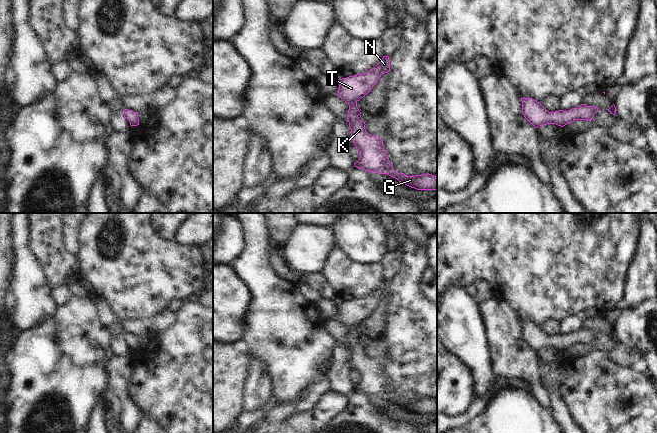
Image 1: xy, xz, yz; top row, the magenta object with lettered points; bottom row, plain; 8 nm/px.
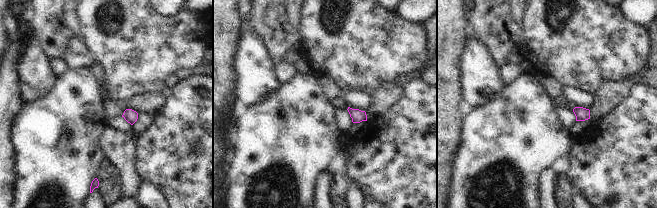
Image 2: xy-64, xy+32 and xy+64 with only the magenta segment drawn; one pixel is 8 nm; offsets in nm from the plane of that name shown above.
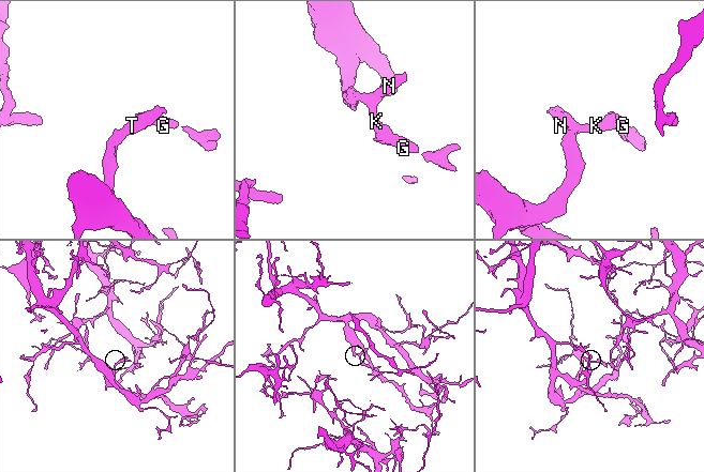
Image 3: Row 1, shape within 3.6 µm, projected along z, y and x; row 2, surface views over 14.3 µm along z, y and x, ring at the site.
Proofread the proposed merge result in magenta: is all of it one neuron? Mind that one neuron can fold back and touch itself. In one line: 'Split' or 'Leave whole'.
Leave whole.

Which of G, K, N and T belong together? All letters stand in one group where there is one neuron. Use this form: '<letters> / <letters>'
G K N T

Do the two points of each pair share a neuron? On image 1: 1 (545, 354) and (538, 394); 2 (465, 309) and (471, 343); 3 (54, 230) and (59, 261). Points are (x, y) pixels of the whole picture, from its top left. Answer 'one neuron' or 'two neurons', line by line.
1: two neurons
2: one neuron
3: one neuron

